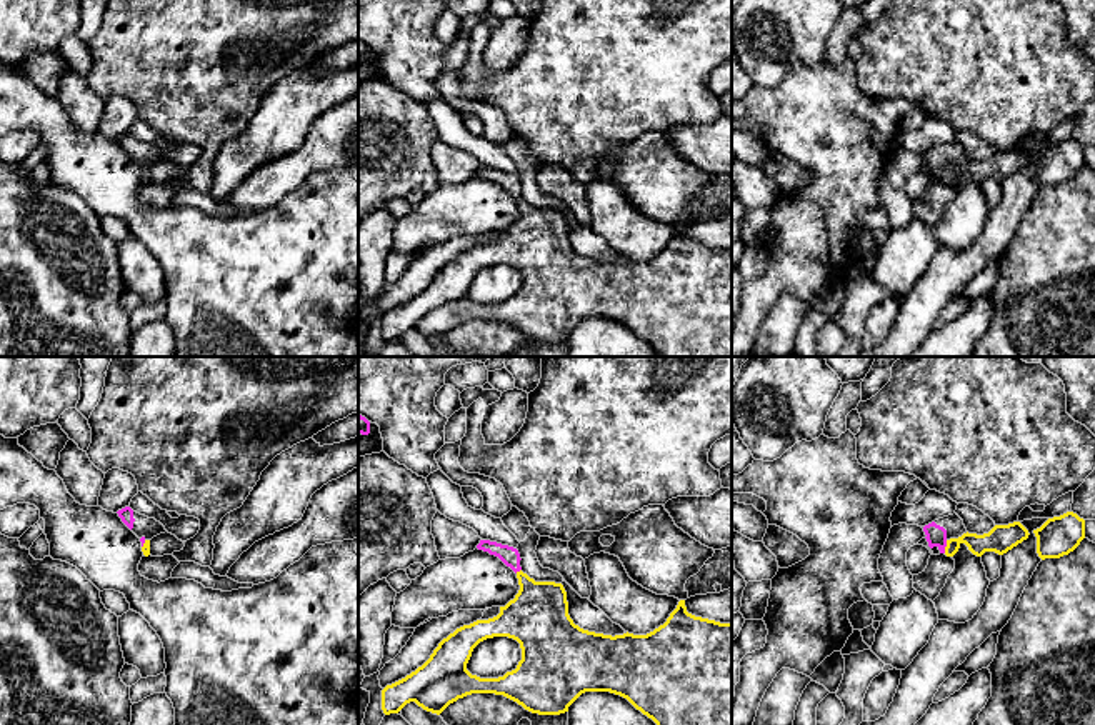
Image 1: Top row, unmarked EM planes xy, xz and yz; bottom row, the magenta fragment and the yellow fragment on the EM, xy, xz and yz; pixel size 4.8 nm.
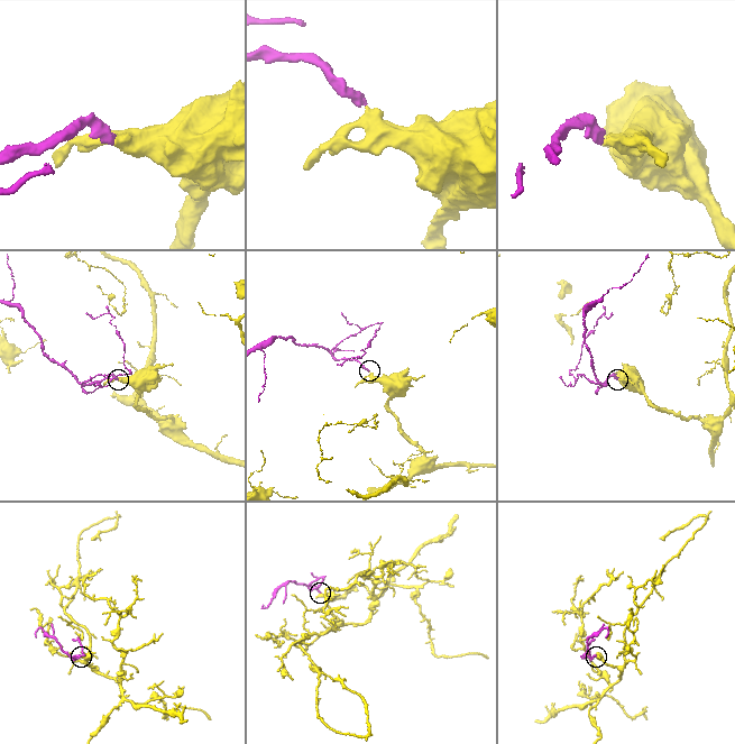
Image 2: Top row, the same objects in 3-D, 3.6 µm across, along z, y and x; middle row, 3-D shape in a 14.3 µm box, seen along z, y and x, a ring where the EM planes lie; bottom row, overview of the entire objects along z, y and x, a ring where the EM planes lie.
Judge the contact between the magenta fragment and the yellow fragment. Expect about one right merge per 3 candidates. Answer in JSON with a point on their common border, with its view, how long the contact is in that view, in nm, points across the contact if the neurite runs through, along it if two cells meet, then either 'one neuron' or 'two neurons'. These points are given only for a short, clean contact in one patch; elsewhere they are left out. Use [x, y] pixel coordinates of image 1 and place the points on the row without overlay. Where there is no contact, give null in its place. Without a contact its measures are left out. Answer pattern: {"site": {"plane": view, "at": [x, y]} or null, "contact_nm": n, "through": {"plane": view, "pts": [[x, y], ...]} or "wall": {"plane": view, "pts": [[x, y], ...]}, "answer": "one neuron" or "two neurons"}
{"site": {"plane": "yz", "at": [945, 172]}, "contact_nm": 70, "through": {"plane": "yz", "pts": [[935, 162], [945, 172], [959, 167], [997, 167]]}, "answer": "one neuron"}

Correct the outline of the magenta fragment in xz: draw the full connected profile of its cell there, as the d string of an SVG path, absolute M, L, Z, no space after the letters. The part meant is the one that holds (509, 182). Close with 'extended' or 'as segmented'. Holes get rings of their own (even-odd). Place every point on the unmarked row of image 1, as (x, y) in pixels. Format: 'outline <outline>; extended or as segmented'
outline M480 167L478 177L498 183L518 205L520 217L488 247L463 252L443 265L430 285L405 305L382 317L385 342L415 328L440 342L450 330L472 320L503 322L538 342L560 342L585 318L610 318L627 325L652 345L658 357L732 357L732 250L695 243L680 227L667 248L647 262L603 262L580 255L568 242L562 210L535 208L520 193L517 175ZM493 263L520 270L517 295L498 305L480 305L467 297L473 275Z; extended

